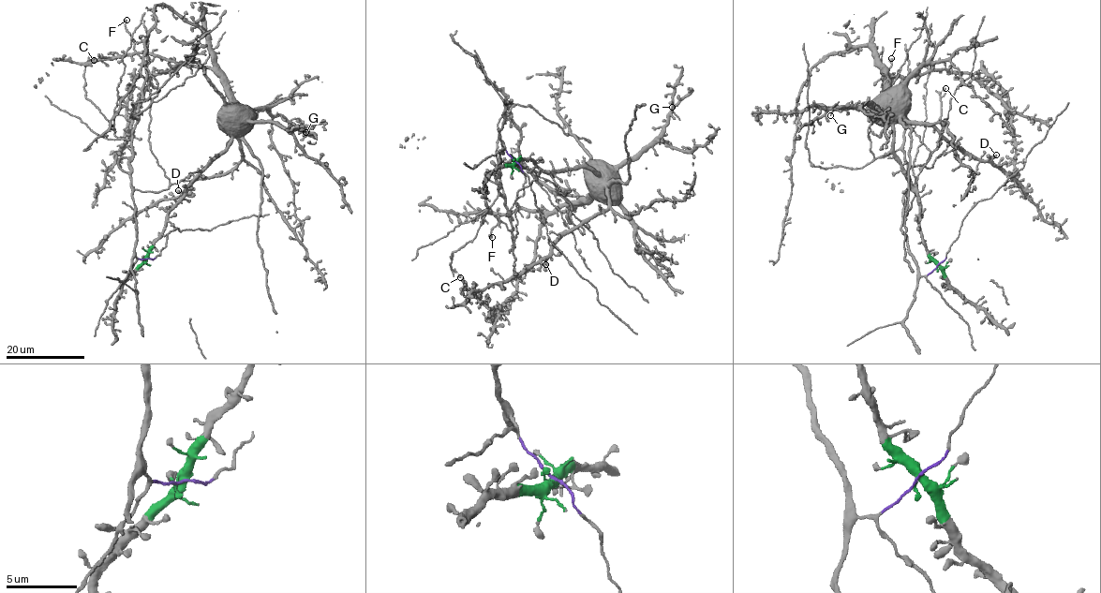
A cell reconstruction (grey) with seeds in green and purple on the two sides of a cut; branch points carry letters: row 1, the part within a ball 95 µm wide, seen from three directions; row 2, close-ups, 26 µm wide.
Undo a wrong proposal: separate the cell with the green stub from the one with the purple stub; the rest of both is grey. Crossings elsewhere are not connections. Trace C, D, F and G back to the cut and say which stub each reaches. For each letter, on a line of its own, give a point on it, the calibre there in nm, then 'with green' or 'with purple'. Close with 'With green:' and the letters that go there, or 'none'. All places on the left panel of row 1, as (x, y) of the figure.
C: at (94, 60); 360 nm thick; with purple
D: at (178, 190); 360 nm thick; with green
F: at (126, 20); 460 nm thick; with purple
G: at (305, 132); 150 nm thick; with green
With green: D, G

